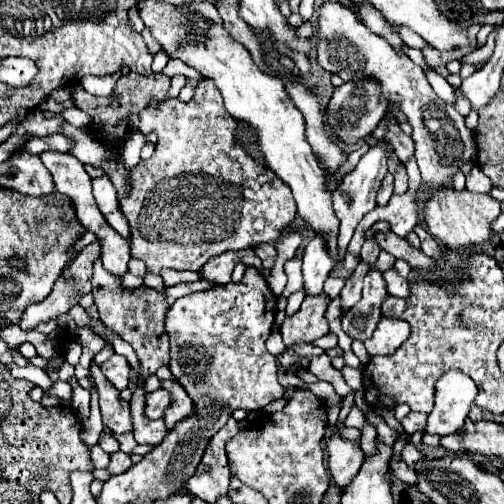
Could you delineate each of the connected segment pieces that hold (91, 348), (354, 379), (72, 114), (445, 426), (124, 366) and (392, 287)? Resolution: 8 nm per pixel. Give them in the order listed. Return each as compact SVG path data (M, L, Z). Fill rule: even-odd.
M79 328L73 332L73 338L75 342L79 342L83 346L83 354L81 354L81 360L79 364L75 366L75 376L87 376L89 374L89 366L91 366L91 360L93 356L105 346L103 338L91 330L85 330L85 328Z
M344 366L341 369L341 373L346 381L346 383L353 390L363 390L363 377L362 372L357 369L351 368L349 366Z
M67 108L65 112L63 112L63 118L65 118L65 122L69 122L69 124L73 124L73 126L77 126L77 128L89 128L89 116L83 112L83 110L77 110L77 108Z
M461 370L445 372L435 384L435 406L427 418L425 432L445 436L457 432L477 396L475 382Z
M113 354L109 360L105 360L105 362L101 364L101 370L103 370L103 374L107 376L107 380L109 380L117 390L127 388L131 368L129 368L129 362L127 362L125 356Z
M395 268L383 272L383 278L387 282L387 290L391 296L401 296L401 298L407 298L409 296L409 280L399 276Z

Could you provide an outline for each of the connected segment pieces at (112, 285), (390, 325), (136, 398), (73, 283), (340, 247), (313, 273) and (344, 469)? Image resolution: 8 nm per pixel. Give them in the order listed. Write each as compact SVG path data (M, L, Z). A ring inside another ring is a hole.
M97 260L93 274L93 298L95 306L99 308L101 322L135 348L141 360L143 376L155 374L161 366L169 362L169 340L165 338L165 314L169 310L169 304L163 294L147 286L139 286L135 290L125 288L123 278L107 272L101 260Z
M381 318L373 336L365 340L365 348L369 356L389 356L409 338L409 334L411 330L407 322L395 318Z
M137 384L137 390L133 392L131 398L131 414L133 414L133 432L137 444L147 444L147 446L159 446L163 438L167 436L167 426L163 420L149 420L145 418L145 390L141 384Z
M95 240L93 244L85 246L77 258L65 268L61 278L55 282L51 294L41 304L33 304L25 310L21 318L21 330L29 332L41 322L49 322L59 318L61 314L69 312L73 306L79 304L79 300L91 292L91 274L93 274L93 262L101 256L101 244Z
M381 144L381 146L373 146L367 150L367 154L359 160L357 168L347 174L347 178L341 182L341 186L333 192L333 212L339 218L339 234L337 234L337 256L345 256L347 254L347 244L357 228L357 224L361 222L361 218L371 212L375 208L375 194L377 188L381 186L381 180L387 174L387 154L389 150L393 150L393 146L389 144Z
M315 234L315 238L305 246L303 256L303 278L305 278L305 292L307 294L321 294L323 282L327 280L329 272L337 264L337 258L331 258L325 238Z
M339 424L325 446L325 450L329 454L329 472L339 490L343 490L349 484L349 480L353 480L353 476L359 472L359 468L365 460L359 442L353 442L353 440L347 440L341 436L343 428L345 426Z

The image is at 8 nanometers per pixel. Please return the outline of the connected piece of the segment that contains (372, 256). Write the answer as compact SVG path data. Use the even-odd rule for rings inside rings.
M367 240L367 242L363 244L363 248L361 248L361 260L373 264L373 262L377 260L379 252L381 252L381 248L377 246L377 242L369 242L369 240Z

